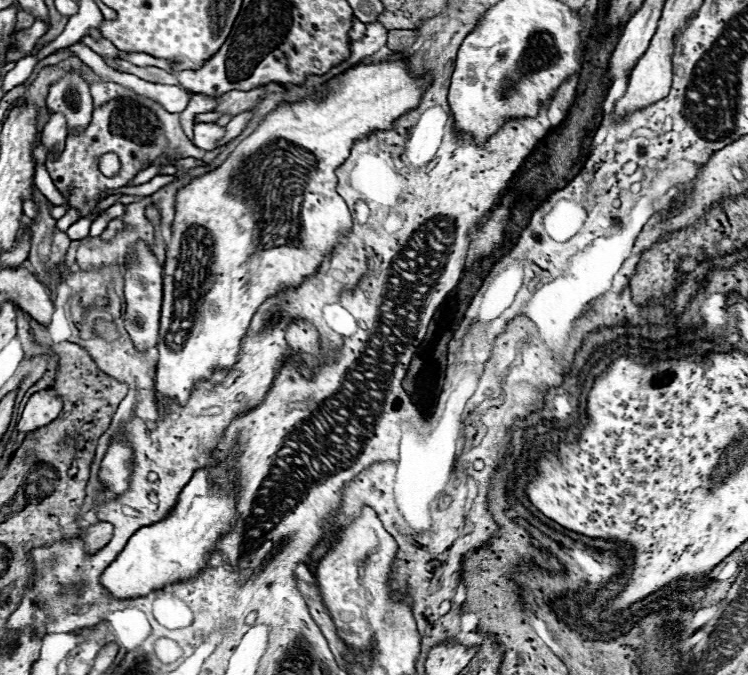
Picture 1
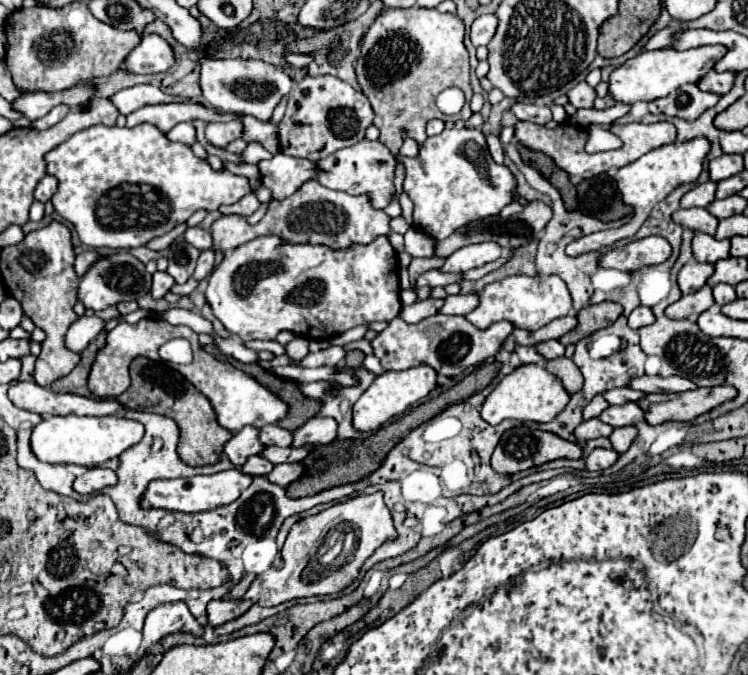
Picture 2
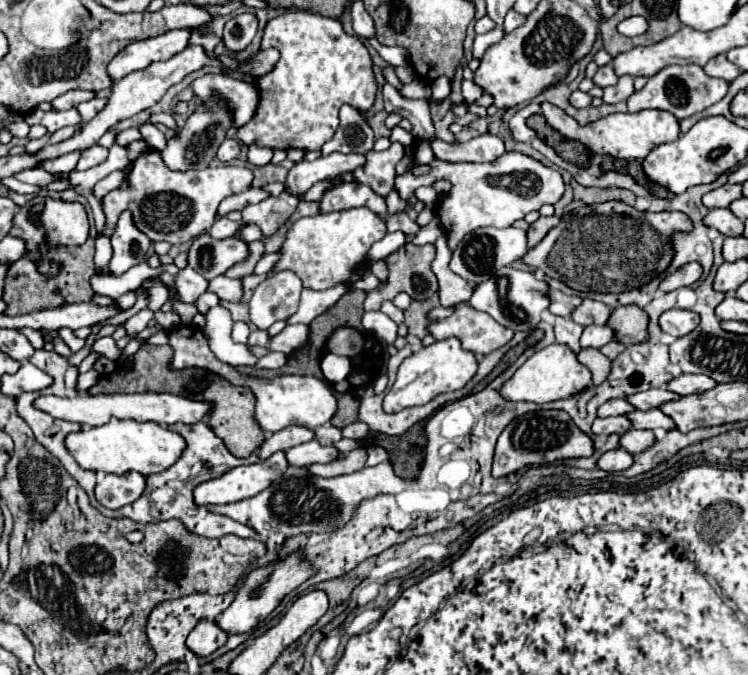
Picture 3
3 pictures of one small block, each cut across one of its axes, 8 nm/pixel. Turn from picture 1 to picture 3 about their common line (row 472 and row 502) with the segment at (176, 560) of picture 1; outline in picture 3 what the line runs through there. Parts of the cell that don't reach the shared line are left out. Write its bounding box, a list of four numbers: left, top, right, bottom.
[194,452,286,504]

